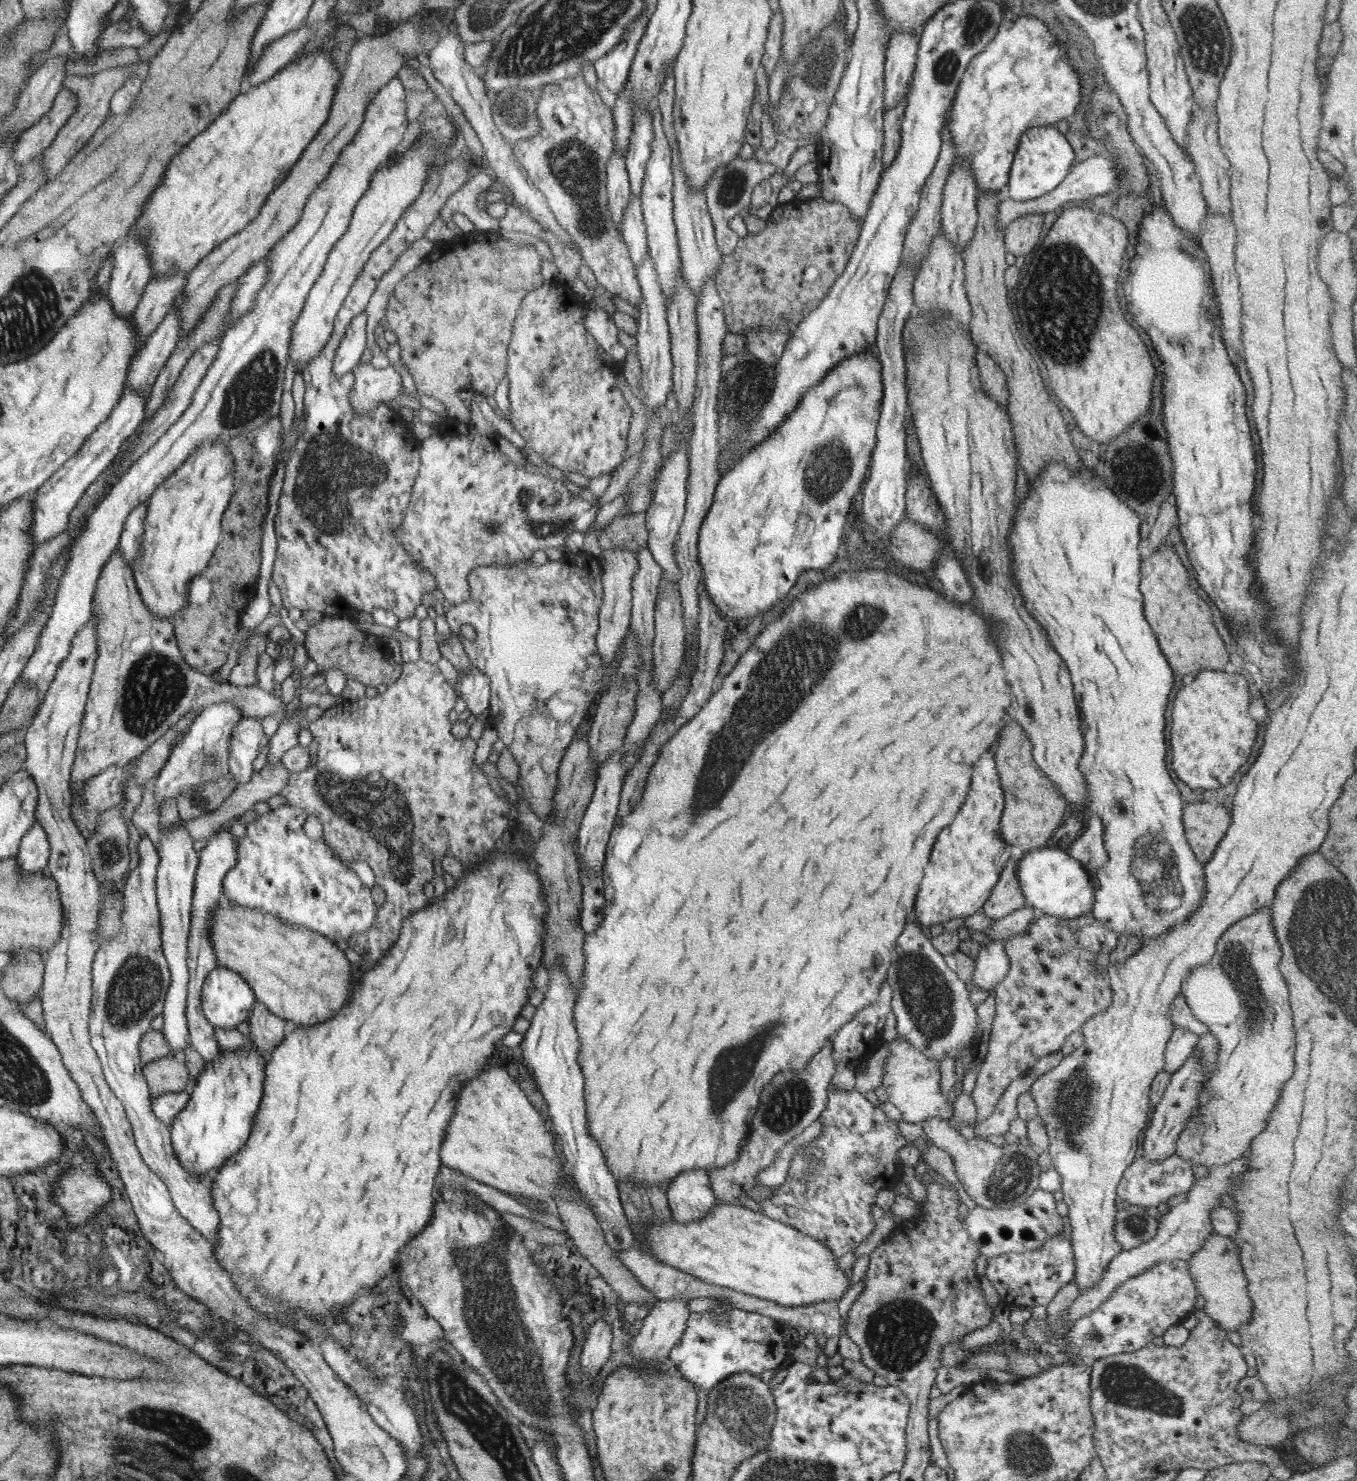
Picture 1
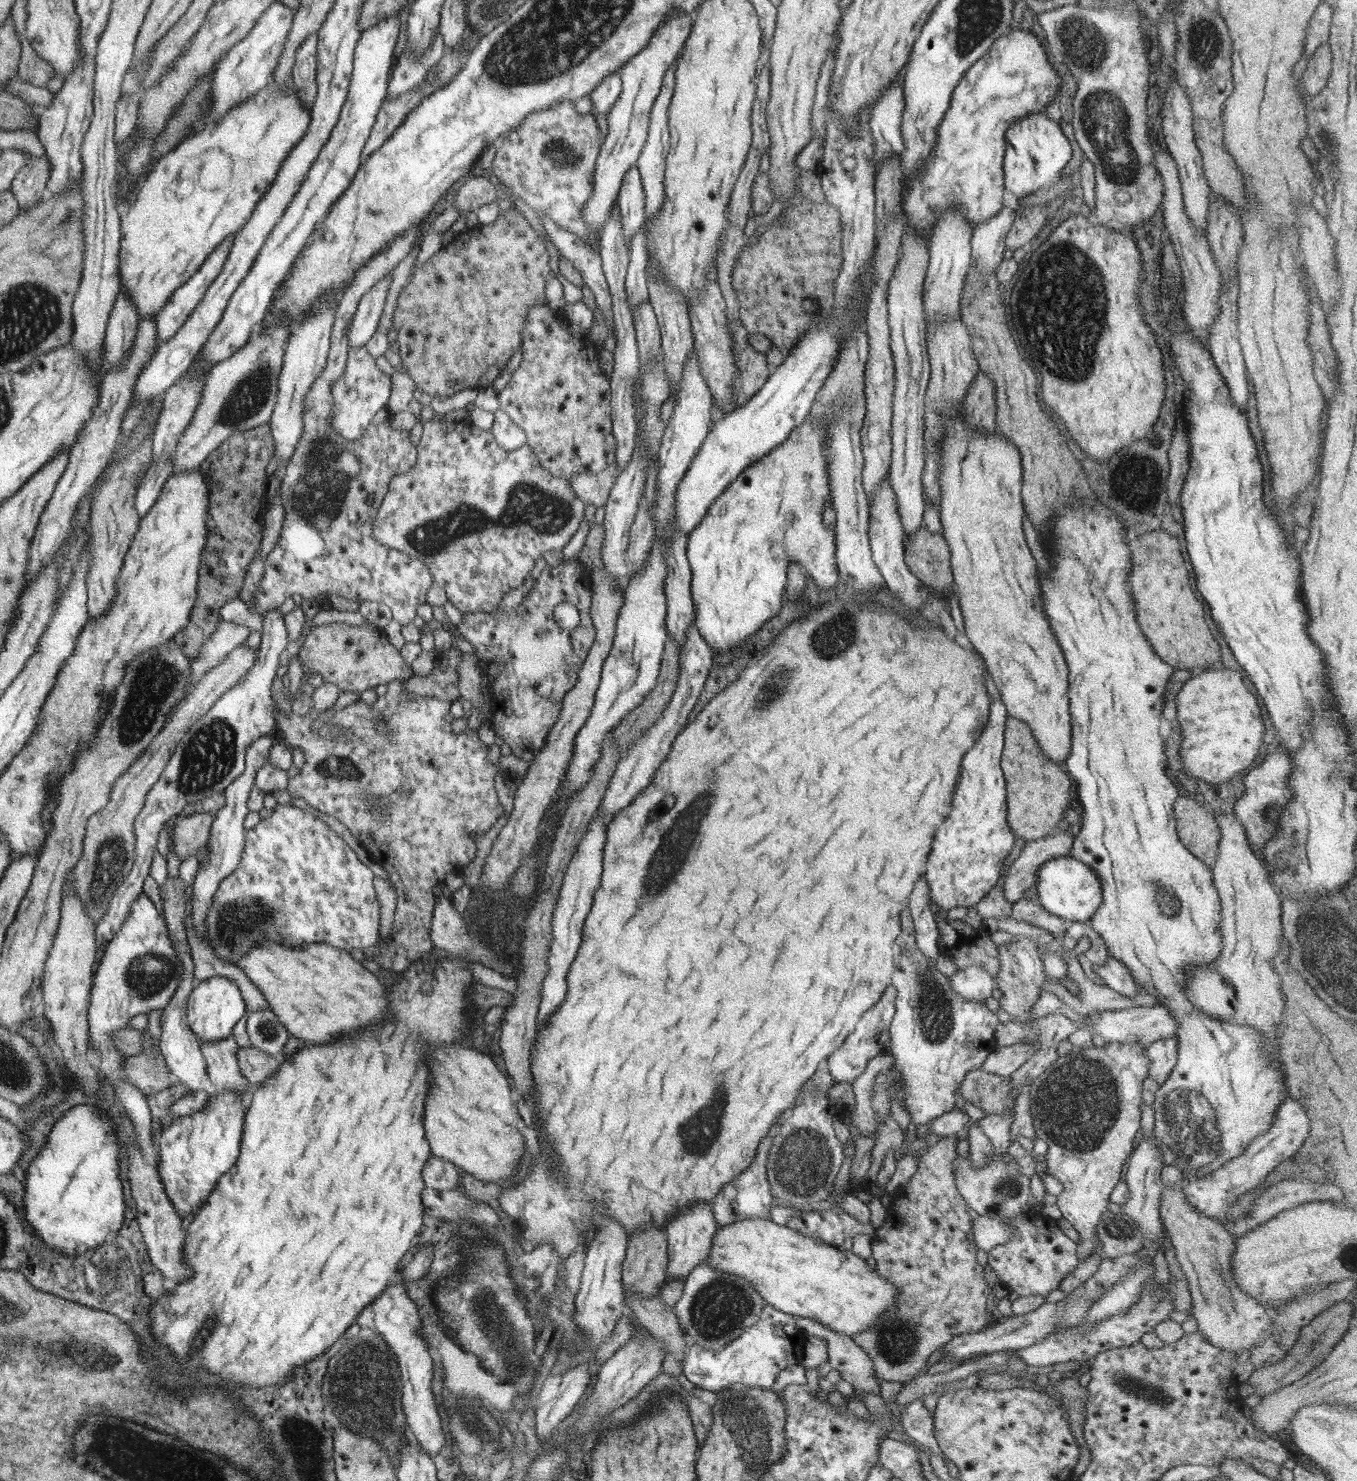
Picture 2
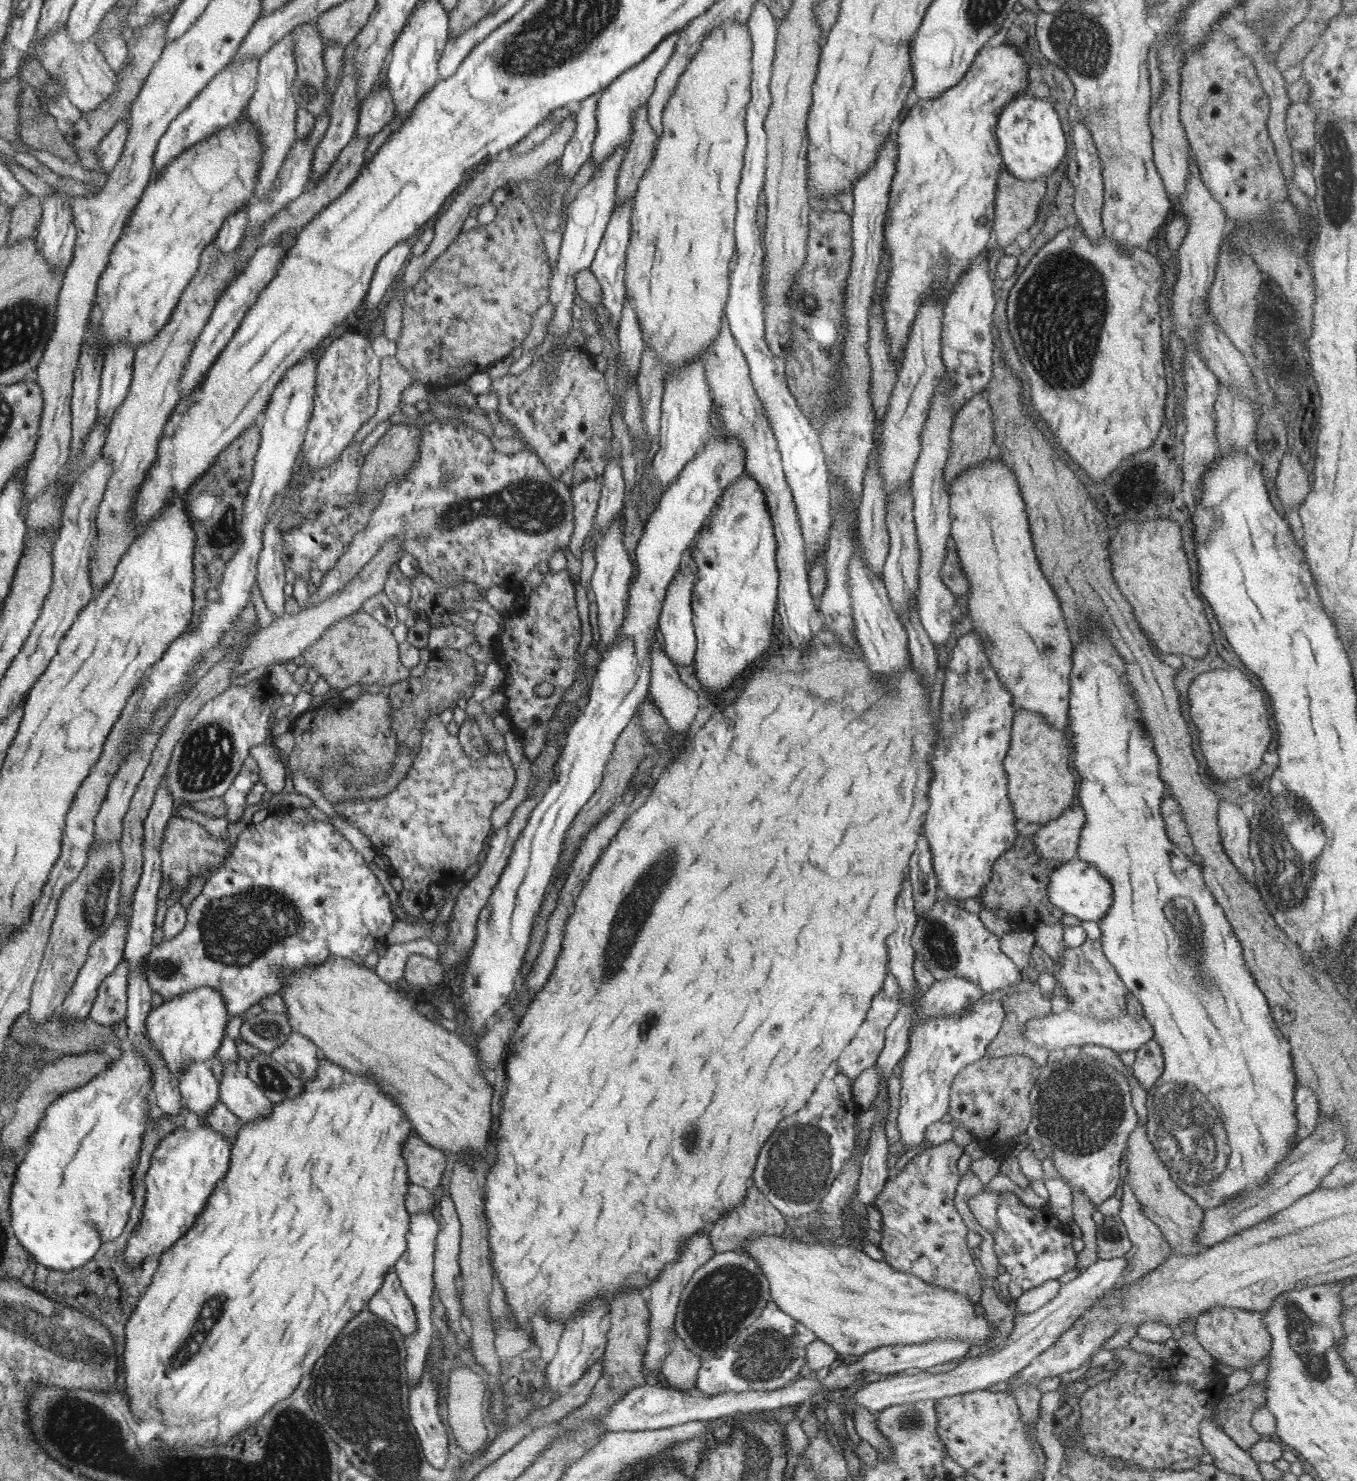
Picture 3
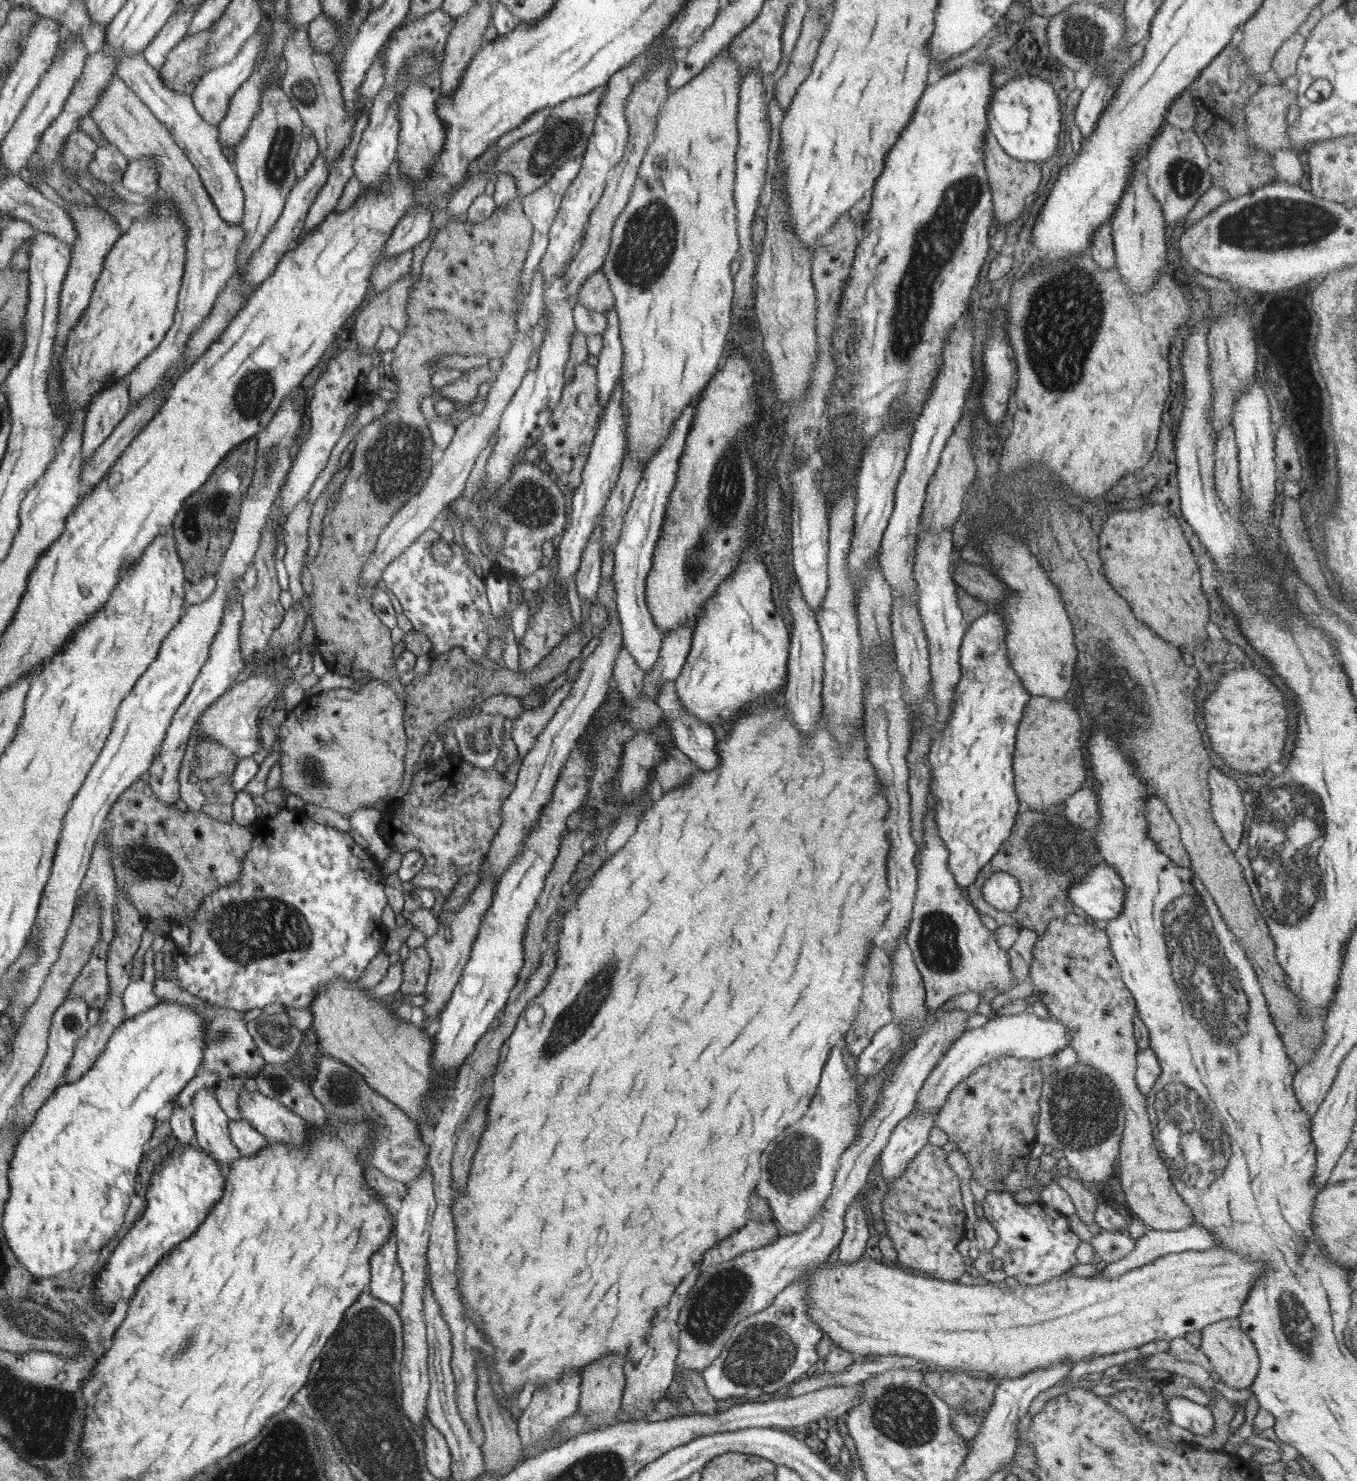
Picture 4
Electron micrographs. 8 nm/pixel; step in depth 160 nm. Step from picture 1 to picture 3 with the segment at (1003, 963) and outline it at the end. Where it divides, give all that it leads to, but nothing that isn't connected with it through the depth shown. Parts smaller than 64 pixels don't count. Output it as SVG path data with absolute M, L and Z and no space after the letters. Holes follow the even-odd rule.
M964 978L934 980L924 992L918 1004L921 1006L921 1019L931 1019L937 1014L958 1013L973 1002L985 998L978 986Z

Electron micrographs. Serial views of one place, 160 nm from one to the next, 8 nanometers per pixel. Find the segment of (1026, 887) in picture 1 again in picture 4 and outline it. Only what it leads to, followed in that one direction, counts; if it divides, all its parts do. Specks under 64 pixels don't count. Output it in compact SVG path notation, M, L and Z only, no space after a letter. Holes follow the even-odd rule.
M1107 864L1090 868L1068 890L1071 904L1086 913L1087 920L1111 920L1122 909L1124 884L1112 866Z

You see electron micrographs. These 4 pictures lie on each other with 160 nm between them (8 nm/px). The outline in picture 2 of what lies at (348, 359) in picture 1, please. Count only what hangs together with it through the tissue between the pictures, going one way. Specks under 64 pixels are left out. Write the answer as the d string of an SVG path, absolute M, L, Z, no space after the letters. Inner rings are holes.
M393 272L387 273L381 280L362 294L352 316L347 332L348 348L363 347L376 331L384 303L387 302L388 288L392 284Z

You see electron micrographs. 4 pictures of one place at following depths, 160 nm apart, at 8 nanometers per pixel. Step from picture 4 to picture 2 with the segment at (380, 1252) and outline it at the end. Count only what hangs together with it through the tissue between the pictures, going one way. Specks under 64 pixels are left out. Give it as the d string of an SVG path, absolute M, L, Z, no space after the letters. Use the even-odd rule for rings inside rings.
M401 1280L389 1286L381 1296L370 1304L373 1312L373 1328L389 1344L398 1362L402 1382L402 1405L408 1420L409 1430L413 1432L416 1441L422 1449L433 1458L443 1444L443 1432L439 1416L435 1408L435 1399L431 1393L431 1376L433 1376L432 1360L427 1351L427 1342L420 1329L419 1315L415 1303L407 1296Z

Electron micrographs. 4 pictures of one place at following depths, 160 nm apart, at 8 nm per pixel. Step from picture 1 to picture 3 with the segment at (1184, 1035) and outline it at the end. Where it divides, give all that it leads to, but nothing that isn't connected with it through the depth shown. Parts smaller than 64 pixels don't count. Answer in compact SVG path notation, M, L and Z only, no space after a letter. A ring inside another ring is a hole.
M1152 1039L1145 1042L1135 1051L1135 1062L1131 1068L1141 1088L1145 1091L1151 1088L1163 1072L1163 1056L1159 1045Z

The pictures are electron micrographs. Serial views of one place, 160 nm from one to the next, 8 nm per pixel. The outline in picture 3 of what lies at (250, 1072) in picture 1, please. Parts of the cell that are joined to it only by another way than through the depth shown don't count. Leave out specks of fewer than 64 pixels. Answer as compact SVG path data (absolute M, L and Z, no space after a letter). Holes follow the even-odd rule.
M207 1125L194 1130L167 1128L150 1158L145 1174L142 1217L125 1247L125 1266L143 1264L147 1256L157 1256L171 1247L185 1231L189 1231L207 1205L216 1184L228 1172L231 1145L220 1133Z

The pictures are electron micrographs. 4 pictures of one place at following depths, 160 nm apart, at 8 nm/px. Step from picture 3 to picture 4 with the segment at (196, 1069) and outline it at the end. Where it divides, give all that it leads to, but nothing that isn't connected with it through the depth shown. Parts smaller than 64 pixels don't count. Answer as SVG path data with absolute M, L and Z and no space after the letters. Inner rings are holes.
M206 1088L193 1093L189 1111L196 1145L207 1152L222 1171L240 1157L239 1149L231 1142L228 1119Z

